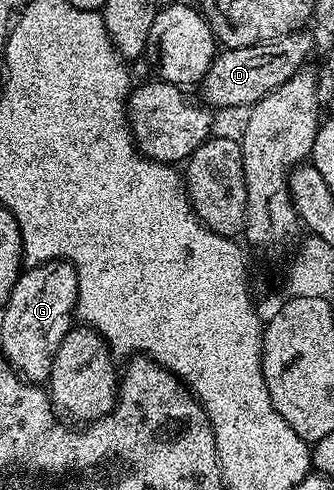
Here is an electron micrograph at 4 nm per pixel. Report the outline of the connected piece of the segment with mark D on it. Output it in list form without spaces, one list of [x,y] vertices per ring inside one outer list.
[[[309,31],[289,33],[278,40],[262,41],[260,45],[251,47],[222,48],[214,56],[211,67],[205,72],[205,78],[199,83],[199,90],[201,89],[202,93],[200,96],[204,104],[214,110],[241,108],[244,110],[253,106],[259,99],[263,99],[271,91],[275,91],[275,87],[287,83],[291,75],[302,72],[306,68],[305,60],[312,53],[313,37]]]

